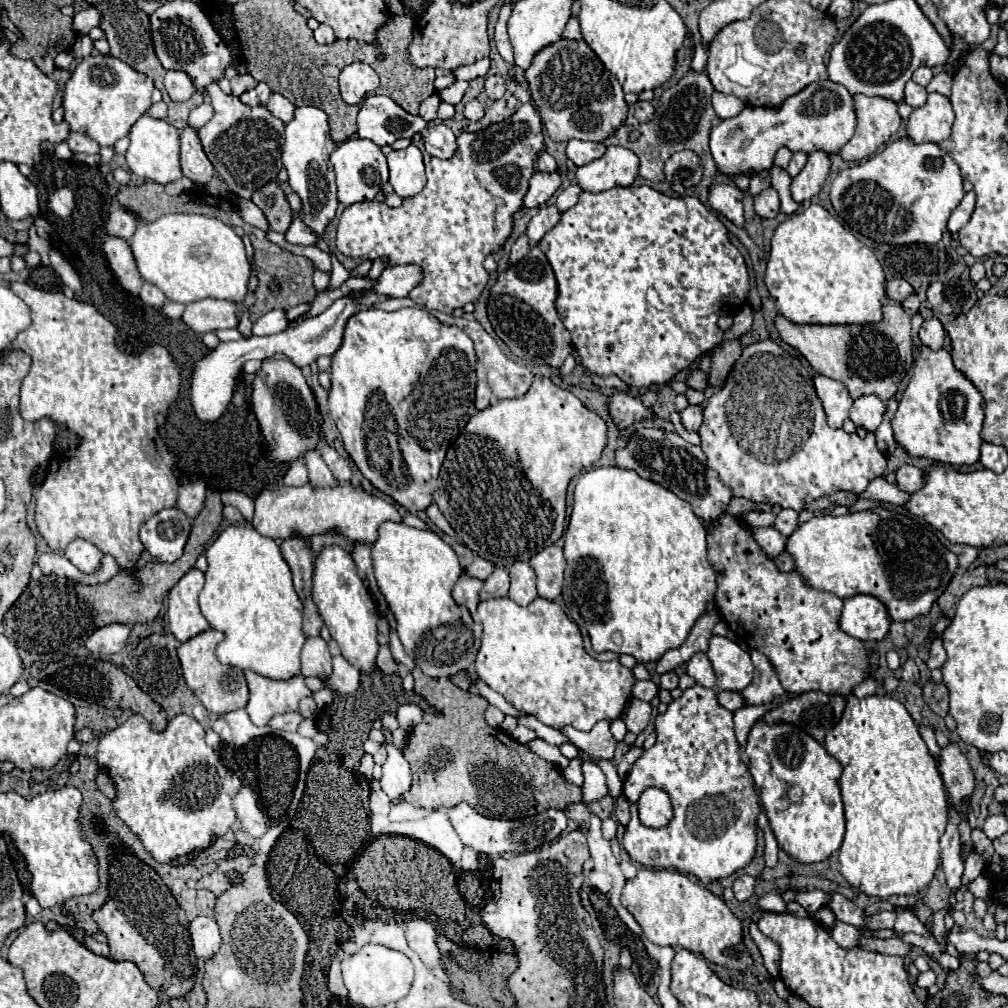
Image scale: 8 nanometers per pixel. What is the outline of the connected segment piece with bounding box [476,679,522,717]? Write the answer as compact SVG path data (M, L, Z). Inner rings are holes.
M480 679L476 681L476 687L478 687L478 691L480 691L480 695L490 703L490 705L494 705L494 707L498 707L504 715L512 715L512 717L518 717L518 715L522 715L520 711L516 711L500 693L496 693L496 691L492 691L486 683L482 683Z

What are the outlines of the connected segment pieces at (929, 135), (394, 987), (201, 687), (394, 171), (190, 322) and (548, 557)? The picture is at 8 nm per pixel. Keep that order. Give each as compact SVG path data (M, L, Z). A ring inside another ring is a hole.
M930 93L928 101L910 115L906 133L914 143L942 143L950 137L952 123L954 111L950 101L940 93Z
M366 945L356 955L350 955L342 961L342 975L354 1005L380 1007L388 1005L390 1001L400 1001L408 995L414 979L414 967L412 961L400 951L394 951L386 945Z
M208 629L192 639L188 639L186 643L182 643L178 647L178 659L180 659L180 665L182 665L182 675L186 679L186 685L188 689L202 701L202 705L214 713L214 715L224 715L224 713L230 713L230 711L236 711L240 707L246 707L248 703L248 687L246 687L246 679L244 679L244 673L242 669L236 669L236 667L228 667L228 665L222 665L214 651L216 651L216 645L224 639L224 635L216 629Z
M408 145L400 151L390 151L386 159L390 169L390 183L400 197L412 197L424 189L424 163L416 145Z
M202 299L186 305L182 321L192 331L206 333L206 331L222 329L222 325L228 325L228 329L236 329L240 323L240 317L236 313L236 305L230 301Z
M550 545L542 549L530 559L530 565L538 577L538 595L548 601L556 599L562 591L562 575L566 567L562 547Z

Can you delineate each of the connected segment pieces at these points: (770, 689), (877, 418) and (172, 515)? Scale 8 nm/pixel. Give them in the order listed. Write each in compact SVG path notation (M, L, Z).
M750 651L752 663L754 663L754 677L752 683L742 691L748 705L764 705L770 703L774 697L780 697L784 687L780 685L774 667L770 665L766 655L760 655L760 651Z
M862 395L854 401L850 409L850 419L856 427L862 427L866 431L876 431L876 427L882 423L884 415L884 403L876 395Z
M162 509L140 527L140 539L146 551L164 563L174 563L188 541L192 523L180 509Z

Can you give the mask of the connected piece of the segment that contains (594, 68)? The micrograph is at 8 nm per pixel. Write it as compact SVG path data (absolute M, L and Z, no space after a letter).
M558 39L540 49L524 71L532 101L552 141L604 141L618 131L628 113L624 91L584 39Z

